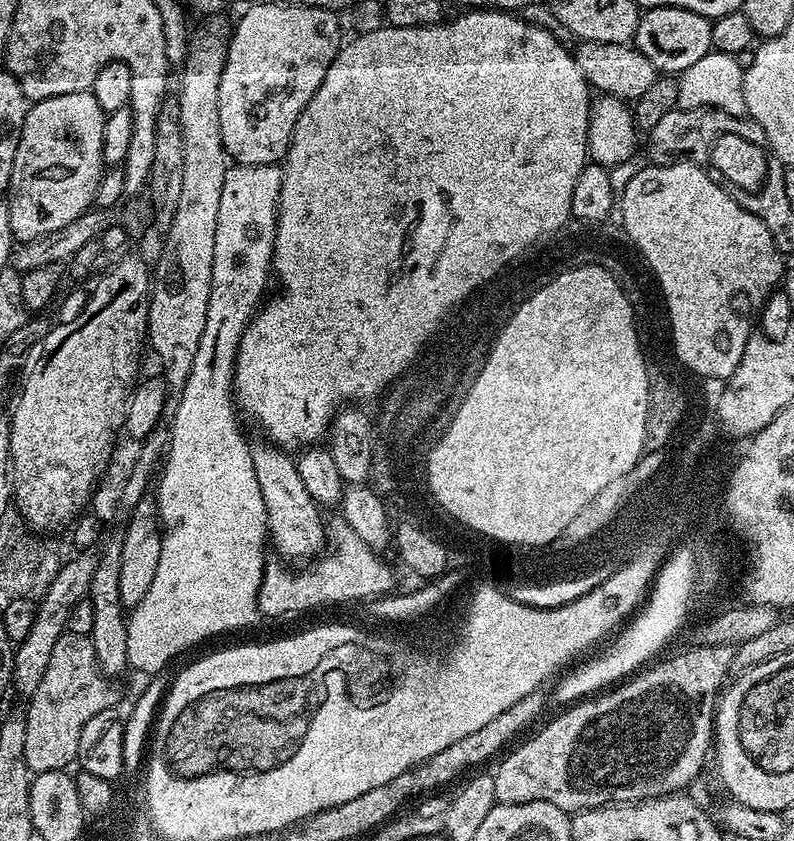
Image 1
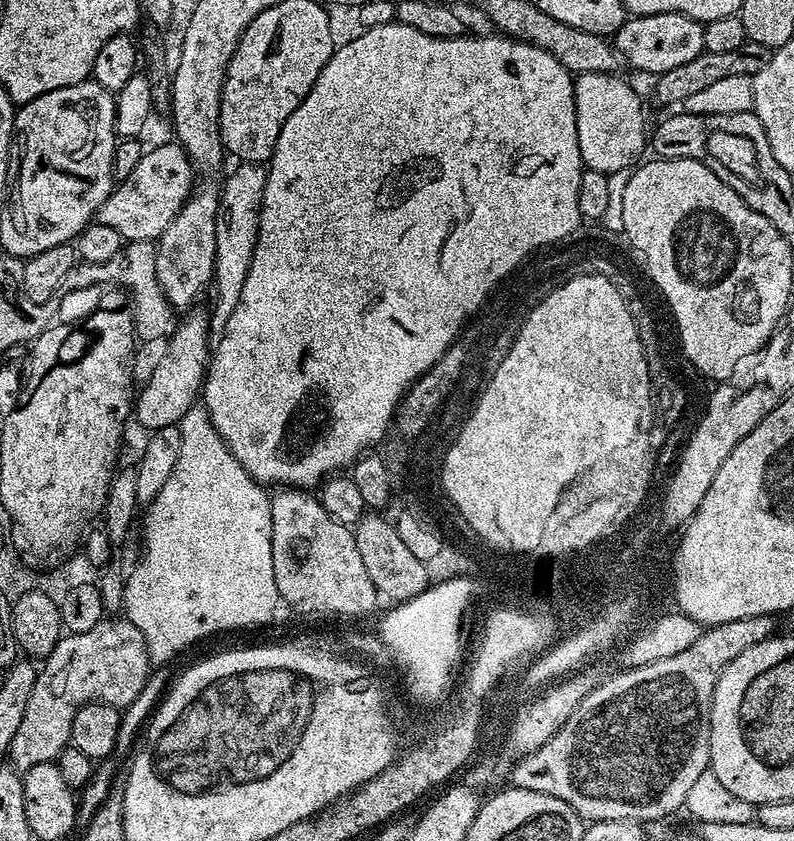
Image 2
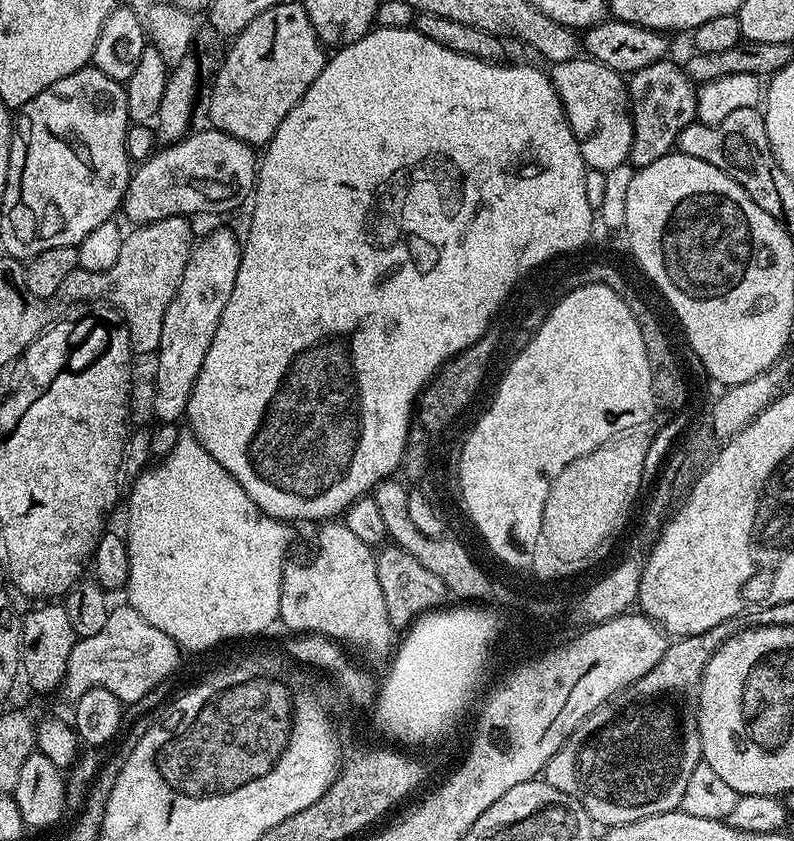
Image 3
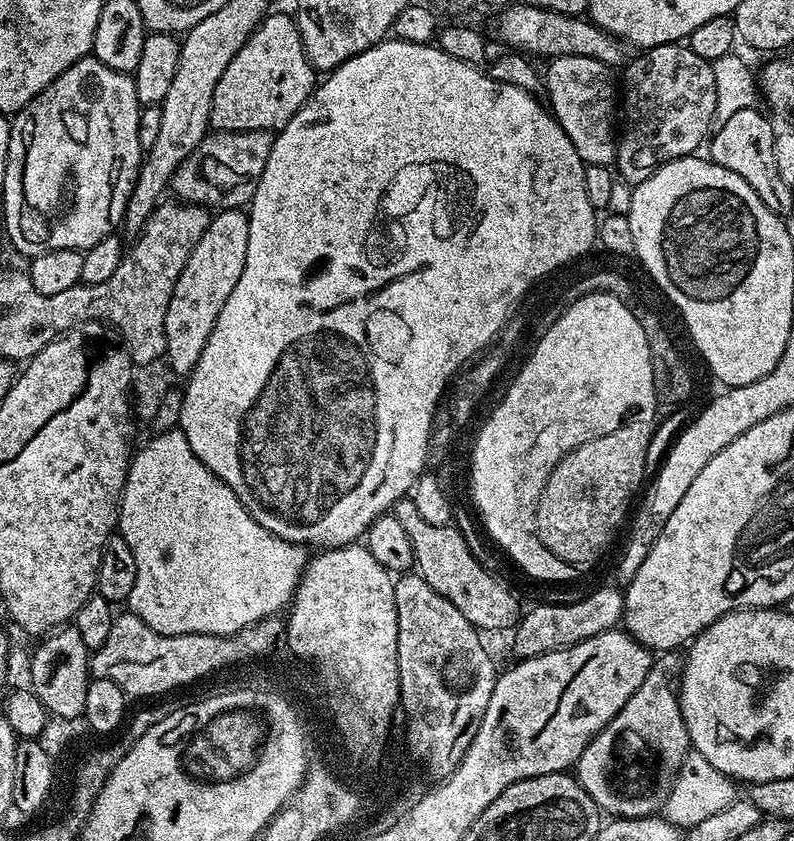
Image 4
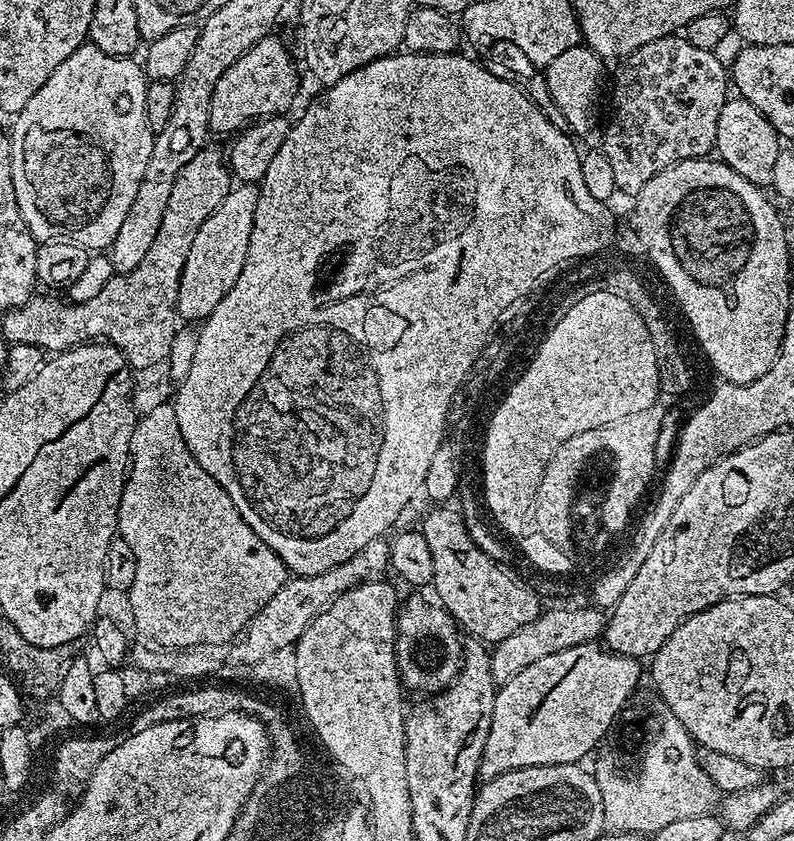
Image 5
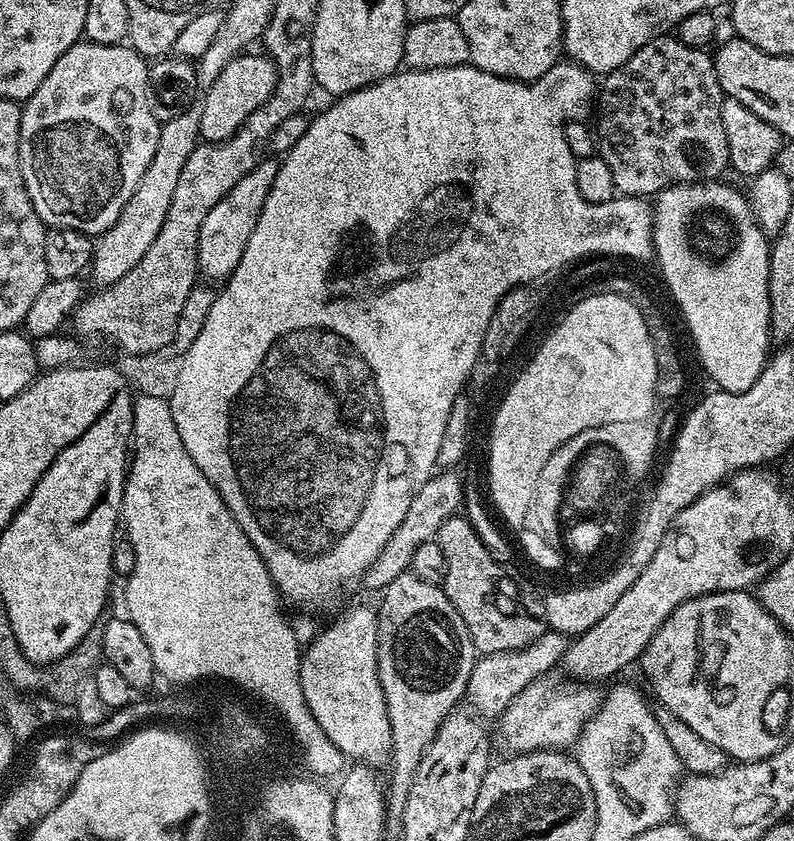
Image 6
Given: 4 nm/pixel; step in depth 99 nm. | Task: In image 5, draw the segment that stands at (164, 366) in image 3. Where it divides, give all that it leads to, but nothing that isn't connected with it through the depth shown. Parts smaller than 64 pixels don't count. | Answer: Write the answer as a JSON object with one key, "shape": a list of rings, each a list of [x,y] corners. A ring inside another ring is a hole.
{"shape":[[[237,183],[222,198],[218,210],[202,222],[198,234],[194,238],[194,246],[190,246],[190,255],[186,257],[186,266],[182,266],[182,278],[178,286],[178,302],[176,303],[176,314],[184,322],[203,322],[208,315],[230,294],[230,286],[238,282],[238,274],[242,274],[242,266],[246,266],[246,250],[250,250],[250,230],[254,230],[254,210],[258,210],[259,187],[256,184]]]}

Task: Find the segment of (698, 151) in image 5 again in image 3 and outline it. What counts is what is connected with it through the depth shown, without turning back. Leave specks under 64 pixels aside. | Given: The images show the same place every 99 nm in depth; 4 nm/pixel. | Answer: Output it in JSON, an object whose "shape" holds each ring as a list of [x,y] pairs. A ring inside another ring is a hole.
{"shape":[[[665,58],[651,63],[629,77],[627,89],[633,138],[636,139],[636,142],[631,142],[636,144],[636,152],[629,150],[629,157],[636,156],[633,167],[644,168],[658,158],[667,156],[675,147],[682,130],[696,120],[697,85],[681,65],[678,67],[670,61]]]}

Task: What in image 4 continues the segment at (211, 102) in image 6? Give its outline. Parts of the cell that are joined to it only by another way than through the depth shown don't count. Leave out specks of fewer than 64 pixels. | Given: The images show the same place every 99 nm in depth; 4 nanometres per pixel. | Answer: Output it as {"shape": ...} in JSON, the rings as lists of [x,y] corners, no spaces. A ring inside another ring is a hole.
{"shape":[[[284,12],[265,16],[248,41],[234,54],[230,66],[214,86],[213,129],[222,132],[262,132],[279,130],[312,95],[318,76],[304,53],[295,19]]]}

